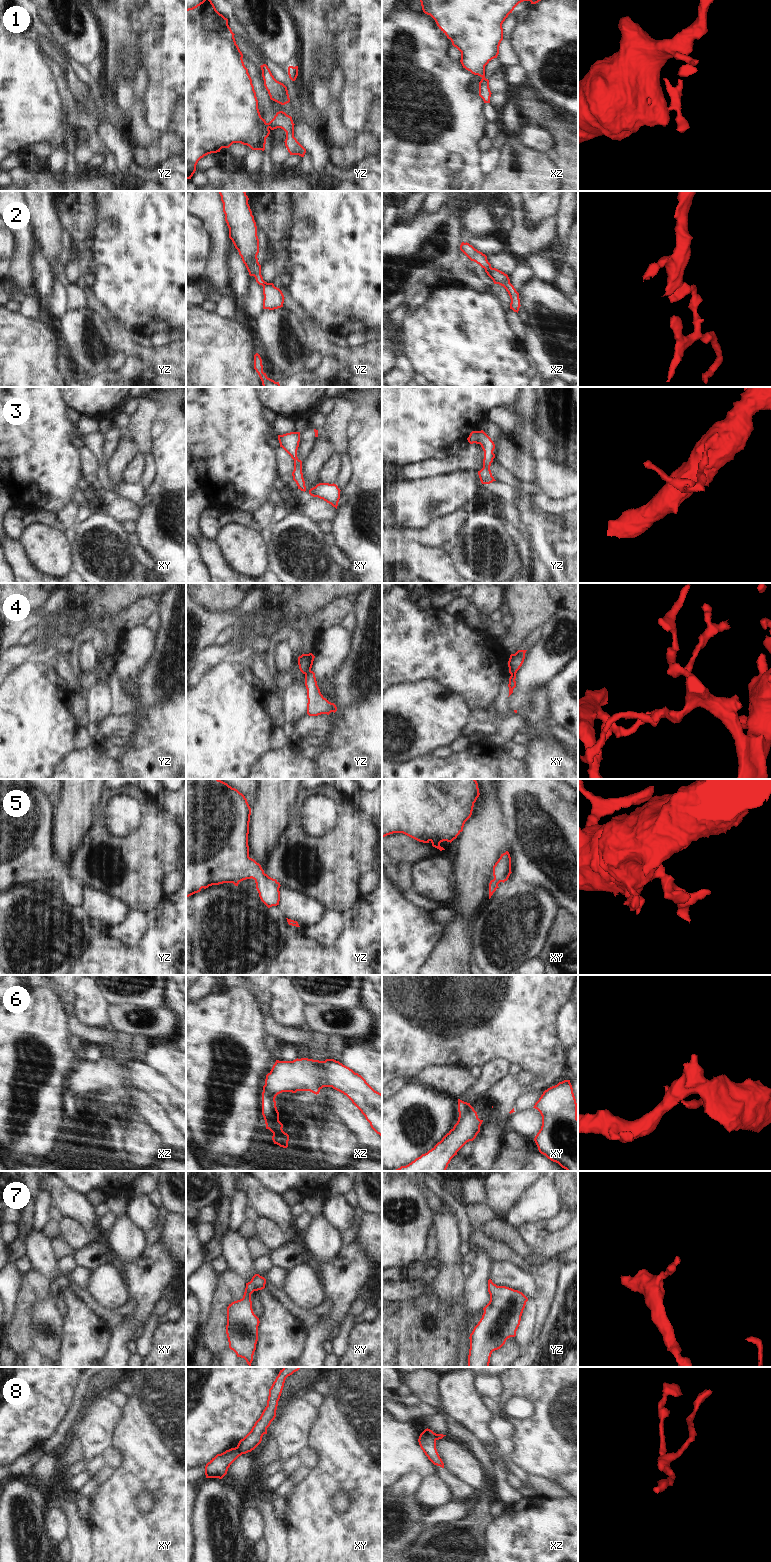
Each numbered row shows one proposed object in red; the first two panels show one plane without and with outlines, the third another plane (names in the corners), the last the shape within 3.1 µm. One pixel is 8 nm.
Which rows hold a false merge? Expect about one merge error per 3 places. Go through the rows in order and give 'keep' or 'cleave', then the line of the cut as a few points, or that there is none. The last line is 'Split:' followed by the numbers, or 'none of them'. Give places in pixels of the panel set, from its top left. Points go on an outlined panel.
1: cleave; cut yz (267, 123), (270, 127)
2: cleave; cut xz (491, 267), (485, 270)
3: keep; cut none
4: cleave; cut yz (310, 670), (305, 674)
5: keep; cut none
6: cleave; cut xy (469, 1104), (459, 1114)
7: keep; cut none
8: cleave; cut xy (235, 1447), (242, 1453)
Split: 1, 2, 4, 6, 8

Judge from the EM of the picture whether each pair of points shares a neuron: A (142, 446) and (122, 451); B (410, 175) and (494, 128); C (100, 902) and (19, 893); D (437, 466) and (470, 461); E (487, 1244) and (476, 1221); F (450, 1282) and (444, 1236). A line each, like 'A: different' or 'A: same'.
A: different
B: different
C: different
D: same
E: same
F: same

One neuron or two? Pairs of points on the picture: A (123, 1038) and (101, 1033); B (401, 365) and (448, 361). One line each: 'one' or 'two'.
A: one
B: two

